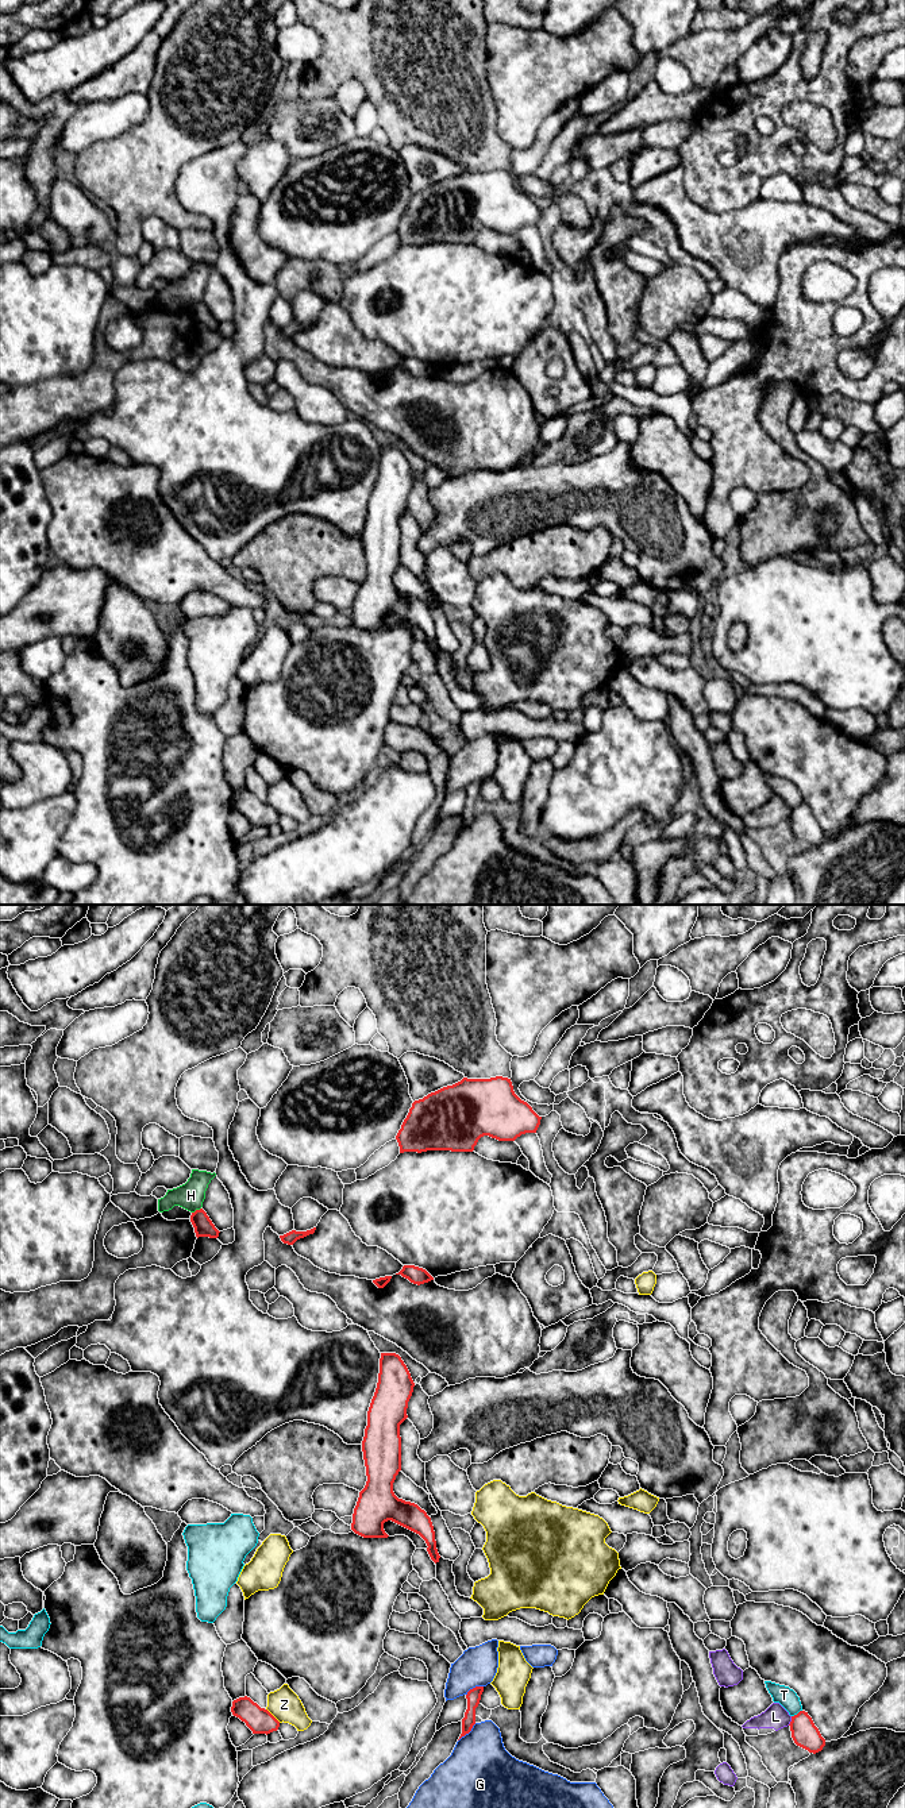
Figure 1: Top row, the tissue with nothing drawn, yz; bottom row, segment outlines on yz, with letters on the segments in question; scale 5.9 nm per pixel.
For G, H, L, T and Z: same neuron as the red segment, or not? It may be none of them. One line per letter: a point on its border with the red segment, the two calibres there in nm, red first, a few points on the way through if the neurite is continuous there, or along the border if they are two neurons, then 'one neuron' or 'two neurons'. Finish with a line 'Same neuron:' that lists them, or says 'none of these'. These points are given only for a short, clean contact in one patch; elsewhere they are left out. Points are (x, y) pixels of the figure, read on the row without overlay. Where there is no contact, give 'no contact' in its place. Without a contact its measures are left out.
G: contact yz (468, 825); calibres 90 and 400 nm; two neurons
H: contact yz (196, 303); calibres 110 and 160 nm; border yz (200, 300), (192, 305); two neurons
L: contact yz (792, 813); calibres 160 and 150 nm; two neurons
T: contact yz (797, 806); calibres 160 and 110 nm; two neurons
Z: contact yz (272, 808); calibres 160 and 190 nm; two neurons
Same neuron: none of these

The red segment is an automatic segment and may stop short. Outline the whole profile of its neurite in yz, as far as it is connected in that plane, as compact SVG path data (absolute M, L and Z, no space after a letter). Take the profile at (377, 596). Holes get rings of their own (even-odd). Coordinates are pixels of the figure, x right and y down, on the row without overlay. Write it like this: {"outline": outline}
{"outline": "M381 446L378 475L367 504L367 519L362 533L367 574L359 585L351 622L363 631L388 631L384 616L392 613L419 627L428 639L431 652L436 656L440 648L431 610L417 597L398 591L393 585L393 575L401 563L400 517L408 510L407 501L413 479L415 475L401 450L396 446Z"}

